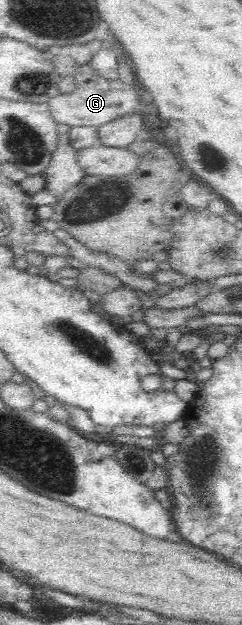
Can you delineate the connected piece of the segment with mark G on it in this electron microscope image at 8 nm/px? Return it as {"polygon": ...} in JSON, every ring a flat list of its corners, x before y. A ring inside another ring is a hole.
{"polygon":[[88,63,78,65,73,76,77,87,72,94,57,95,46,102,57,124,61,123,70,127,92,127,98,130,102,125,110,124,118,118,126,118,130,114,145,110,144,103,139,99,140,91,137,87,125,85,119,79,108,81,98,78]]}

